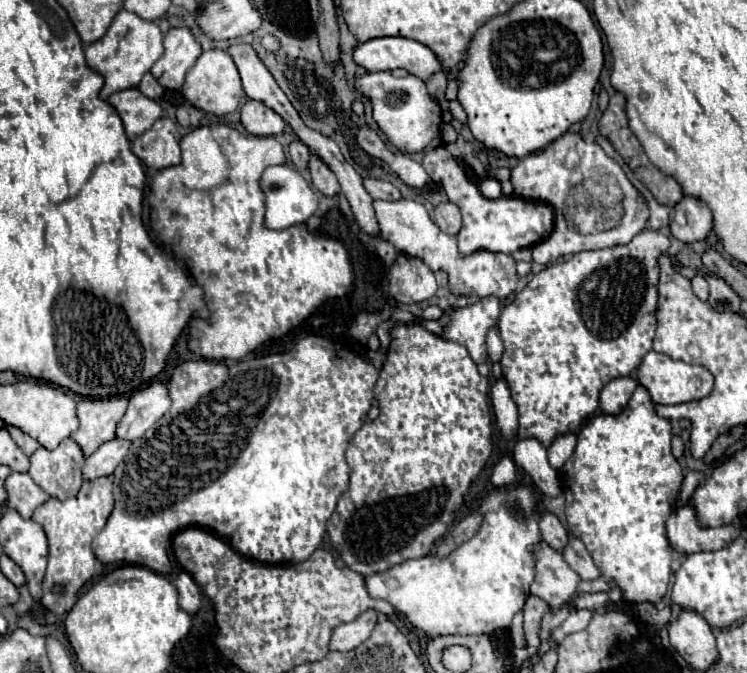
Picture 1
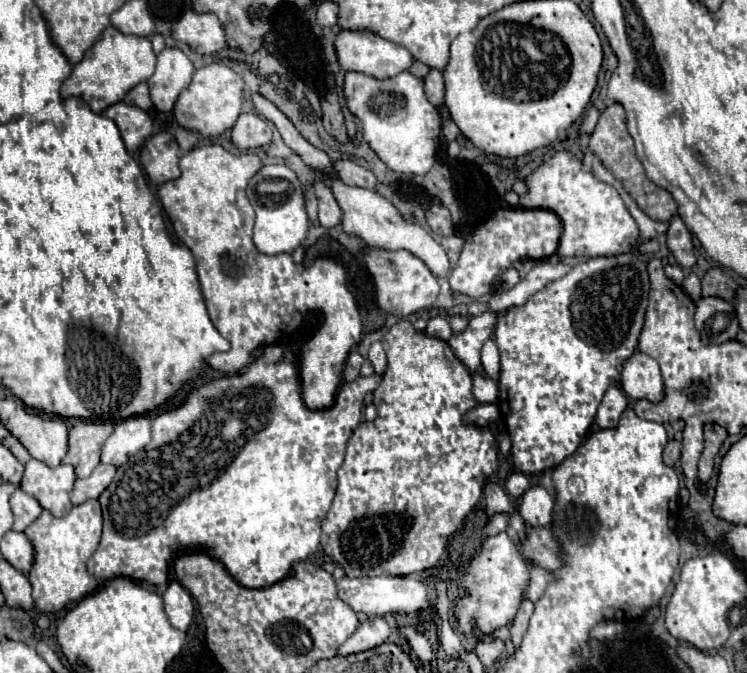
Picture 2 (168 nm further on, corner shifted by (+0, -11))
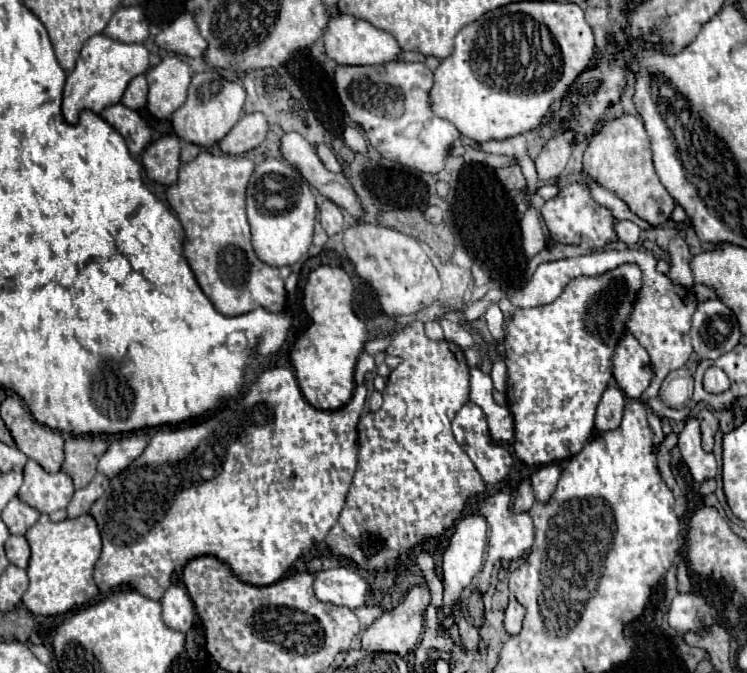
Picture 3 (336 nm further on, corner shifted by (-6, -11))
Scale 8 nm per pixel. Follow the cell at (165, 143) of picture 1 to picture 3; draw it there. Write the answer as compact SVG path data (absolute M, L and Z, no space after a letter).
M168 134L152 142L142 154L142 164L150 180L166 186L174 184L180 168L180 138Z

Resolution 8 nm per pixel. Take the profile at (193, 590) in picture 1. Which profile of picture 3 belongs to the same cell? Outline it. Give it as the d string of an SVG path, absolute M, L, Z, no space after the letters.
M172 584L162 596L162 618L166 626L188 632L194 622L194 602L182 584Z

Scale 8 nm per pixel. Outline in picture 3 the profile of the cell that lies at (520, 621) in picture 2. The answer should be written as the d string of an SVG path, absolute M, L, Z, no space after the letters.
M510 600L506 612L504 612L504 624L506 624L506 630L514 636L522 630L522 622L524 622L524 616L526 616L526 608L518 602L518 600Z

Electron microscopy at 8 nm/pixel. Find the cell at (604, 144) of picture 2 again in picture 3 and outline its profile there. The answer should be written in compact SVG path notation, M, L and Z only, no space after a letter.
M622 114L618 118L606 120L586 146L584 172L594 176L594 180L598 180L600 184L606 184L606 188L610 188L612 192L618 192L618 196L622 196L622 200L630 204L630 210L642 216L642 220L654 226L662 226L670 222L670 214L676 202L660 184L654 172L650 140L646 136L646 130L640 118L632 114Z

